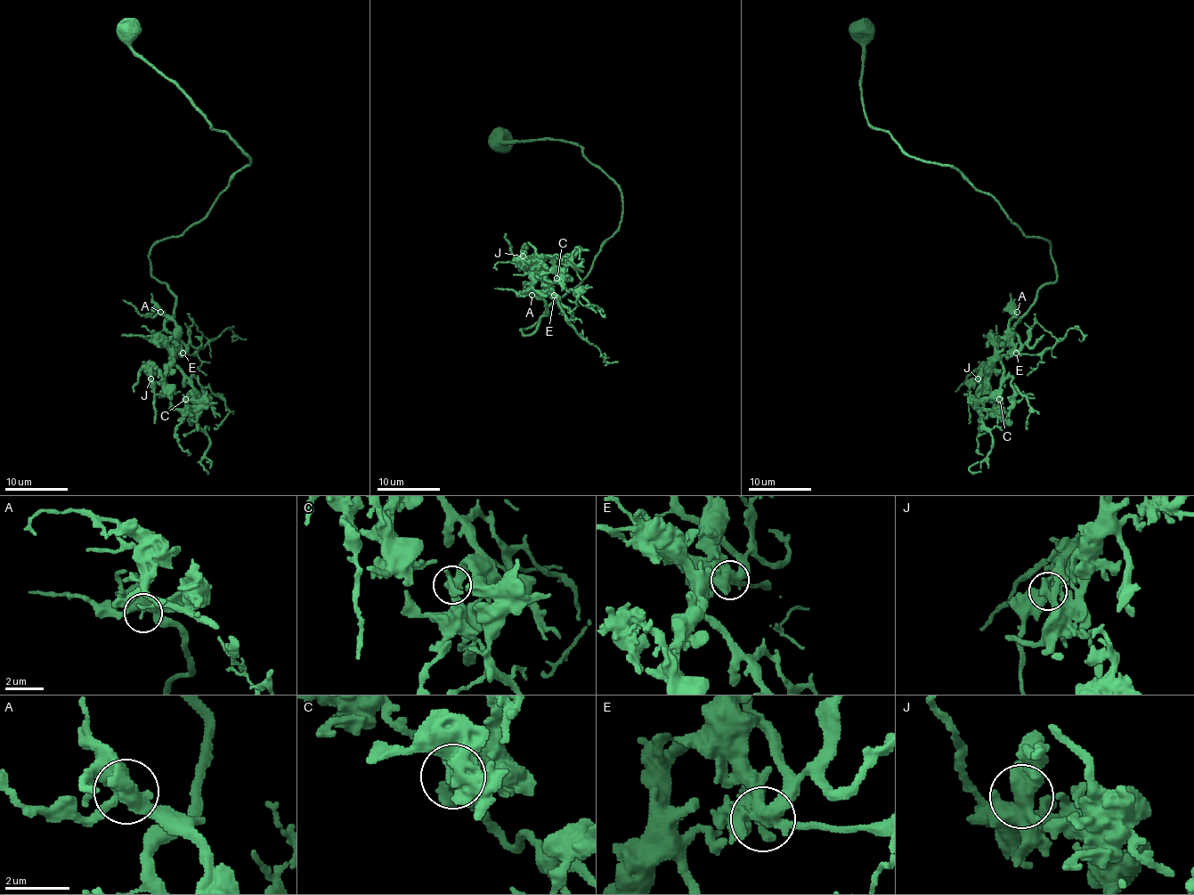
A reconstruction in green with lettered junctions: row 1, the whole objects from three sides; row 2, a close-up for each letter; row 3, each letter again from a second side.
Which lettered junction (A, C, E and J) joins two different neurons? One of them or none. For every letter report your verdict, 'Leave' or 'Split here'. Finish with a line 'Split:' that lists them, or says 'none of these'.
A: Leave
C: Leave
E: Split here
J: Leave
Split: E

